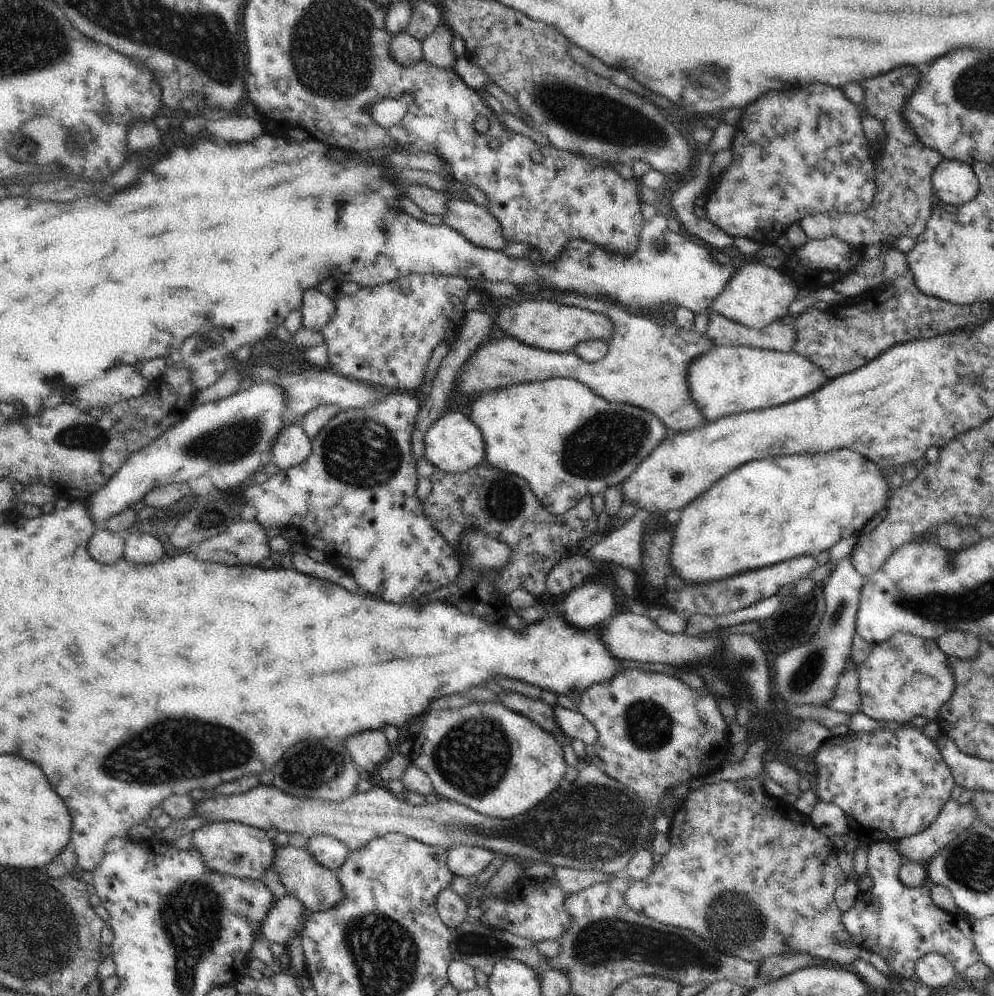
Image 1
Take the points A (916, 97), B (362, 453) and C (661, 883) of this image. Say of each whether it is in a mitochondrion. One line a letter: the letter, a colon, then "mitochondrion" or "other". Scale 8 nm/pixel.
A: other
B: mitochondrion
C: other

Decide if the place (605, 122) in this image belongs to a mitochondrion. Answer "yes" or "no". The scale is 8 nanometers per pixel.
yes

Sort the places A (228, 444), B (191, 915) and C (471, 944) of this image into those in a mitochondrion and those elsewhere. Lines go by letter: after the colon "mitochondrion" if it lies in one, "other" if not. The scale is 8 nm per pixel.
A: mitochondrion
B: mitochondrion
C: mitochondrion

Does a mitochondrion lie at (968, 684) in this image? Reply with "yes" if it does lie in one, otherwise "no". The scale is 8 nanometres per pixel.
no

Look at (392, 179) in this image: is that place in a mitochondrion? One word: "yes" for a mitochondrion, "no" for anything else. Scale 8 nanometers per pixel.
no

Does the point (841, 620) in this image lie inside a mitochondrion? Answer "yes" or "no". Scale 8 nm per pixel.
yes

